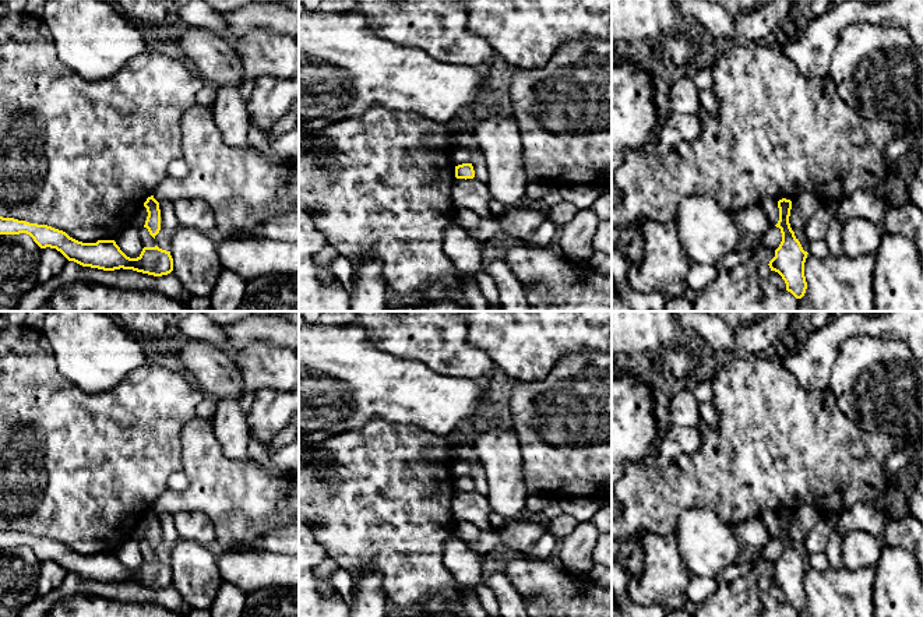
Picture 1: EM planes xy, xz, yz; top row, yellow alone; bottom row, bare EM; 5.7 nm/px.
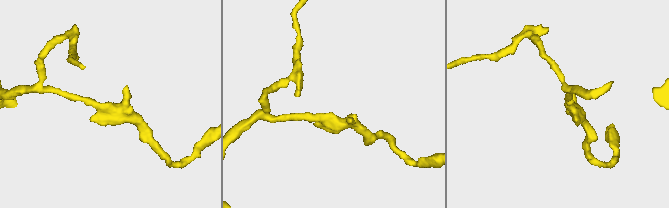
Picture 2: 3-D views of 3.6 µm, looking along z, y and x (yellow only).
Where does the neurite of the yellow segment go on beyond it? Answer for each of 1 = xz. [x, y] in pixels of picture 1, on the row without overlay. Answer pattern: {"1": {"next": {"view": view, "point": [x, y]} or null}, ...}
{"1": {"next": null}}

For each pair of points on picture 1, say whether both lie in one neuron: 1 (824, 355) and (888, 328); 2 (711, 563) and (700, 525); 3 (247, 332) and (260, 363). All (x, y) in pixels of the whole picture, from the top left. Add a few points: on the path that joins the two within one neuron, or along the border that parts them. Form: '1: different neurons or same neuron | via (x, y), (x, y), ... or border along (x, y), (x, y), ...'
1: same neuron | via (835, 338), (848, 325), (872, 325)
2: same neuron | via (707, 553), (707, 543), (701, 535)
3: different neurons | border along (284, 345), (250, 344), (232, 355)

